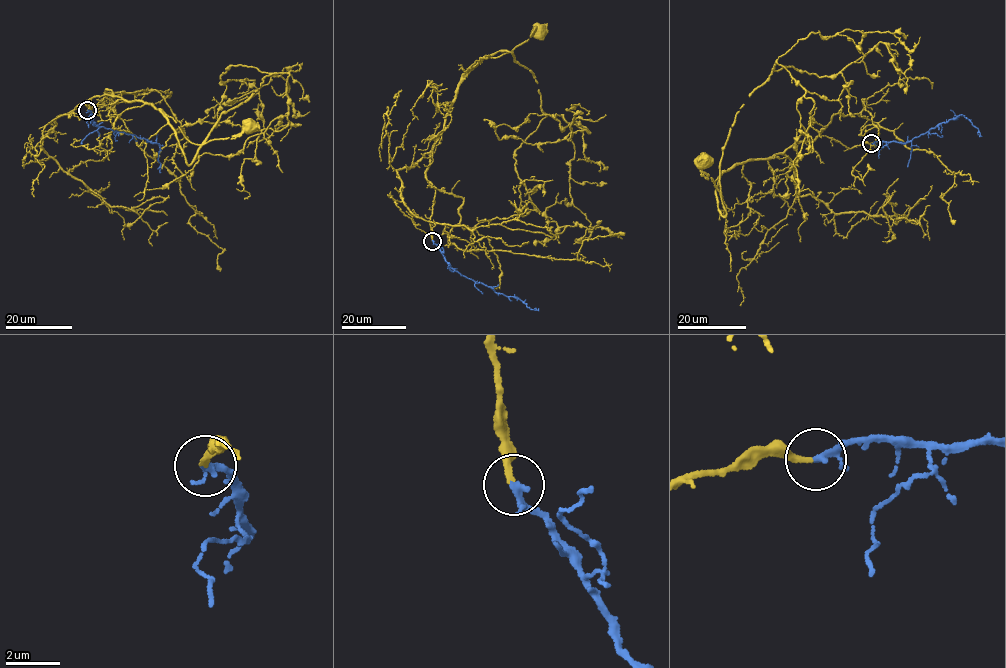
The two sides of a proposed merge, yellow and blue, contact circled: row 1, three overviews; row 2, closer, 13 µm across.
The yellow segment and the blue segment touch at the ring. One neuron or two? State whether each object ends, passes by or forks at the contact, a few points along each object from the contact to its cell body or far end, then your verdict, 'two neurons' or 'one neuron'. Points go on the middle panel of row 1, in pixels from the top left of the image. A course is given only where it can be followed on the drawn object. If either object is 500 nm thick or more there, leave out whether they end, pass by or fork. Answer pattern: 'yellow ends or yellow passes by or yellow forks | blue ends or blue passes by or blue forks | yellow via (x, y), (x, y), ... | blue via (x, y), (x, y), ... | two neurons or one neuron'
yellow ends | blue passes by | yellow via (432, 240), (435, 190), (426, 171), (458, 84), (486, 56), (512, 52), (534, 30), (540, 32) | blue via (432, 240), (451, 268), (477, 283), (492, 287), (495, 292), (518, 298), (538, 310) | one neuron

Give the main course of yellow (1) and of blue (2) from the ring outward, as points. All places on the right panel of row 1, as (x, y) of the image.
1: (871, 143), (850, 148), (820, 136), (735, 164), (716, 191), (724, 216), (720, 192), (702, 171), (704, 158)
2: (871, 143), (906, 142), (962, 115), (977, 128), (982, 137)

